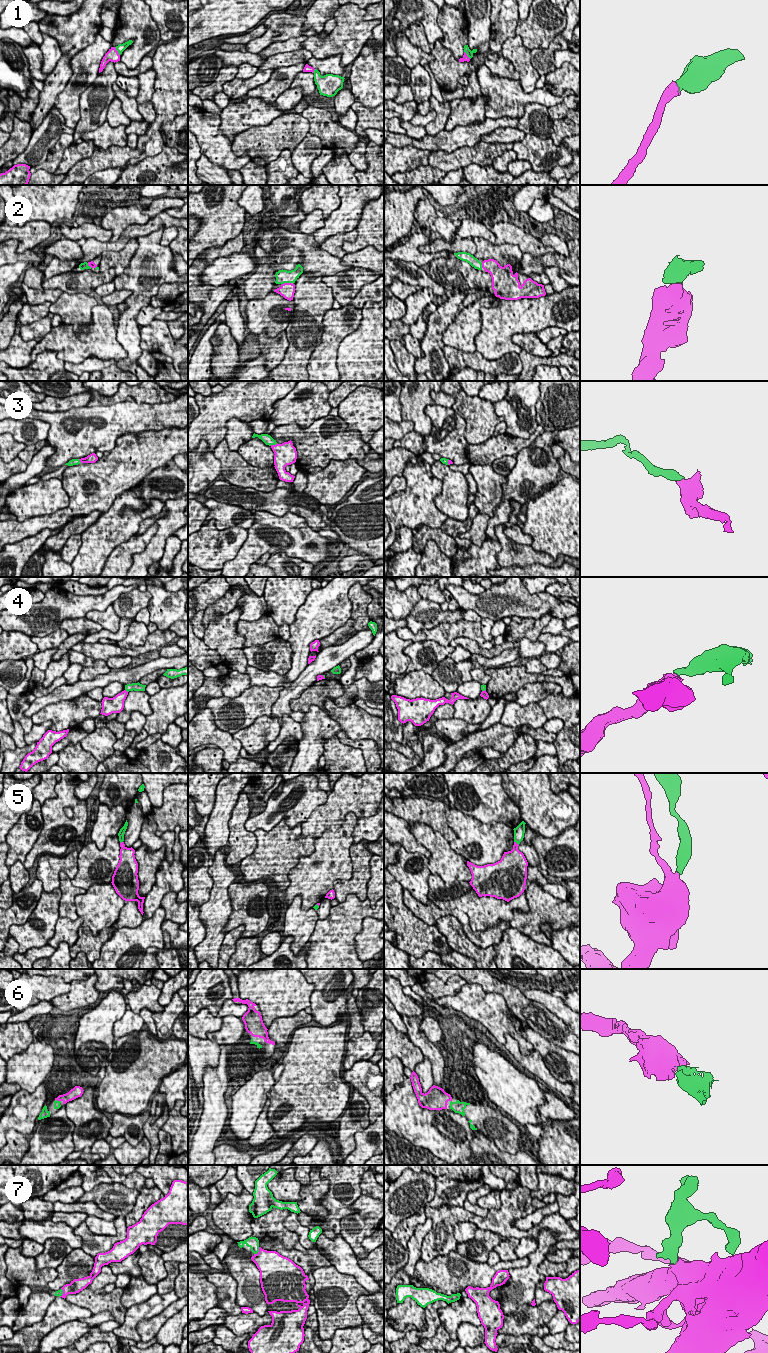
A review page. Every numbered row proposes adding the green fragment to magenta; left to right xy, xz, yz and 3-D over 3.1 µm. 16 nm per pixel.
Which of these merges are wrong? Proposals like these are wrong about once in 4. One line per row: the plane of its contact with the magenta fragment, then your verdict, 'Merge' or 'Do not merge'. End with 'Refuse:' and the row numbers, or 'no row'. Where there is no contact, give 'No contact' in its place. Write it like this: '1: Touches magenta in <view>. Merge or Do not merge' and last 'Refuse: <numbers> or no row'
1: Touches magenta in xy. Merge
2: Touches magenta in xz. Merge
3: Touches magenta in xz. Merge
4: Touches magenta in xy. Do not merge
5: Touches magenta in yz. Merge
6: Touches magenta in xy. Merge
7: Touches magenta in xz. Merge
Refuse: 4

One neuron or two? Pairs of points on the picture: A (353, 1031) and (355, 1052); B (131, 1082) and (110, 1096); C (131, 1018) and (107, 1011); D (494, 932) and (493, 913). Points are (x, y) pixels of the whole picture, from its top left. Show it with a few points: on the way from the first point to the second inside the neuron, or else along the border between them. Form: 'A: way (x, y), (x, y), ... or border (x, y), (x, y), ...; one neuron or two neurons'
A: border (355, 1036), (351, 1038); two neurons
B: way (126, 1087), (115, 1094); one neuron
C: border (128, 1008), (113, 1025), (114, 1037); two neurons
D: border (495, 926), (483, 930), (473, 930), (470, 927); two neurons

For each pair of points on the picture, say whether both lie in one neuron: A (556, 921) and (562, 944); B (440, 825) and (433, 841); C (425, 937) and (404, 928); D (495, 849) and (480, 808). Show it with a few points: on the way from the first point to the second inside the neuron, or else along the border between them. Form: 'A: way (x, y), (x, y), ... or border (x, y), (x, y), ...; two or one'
A: border (569, 926), (553, 929), (544, 923), (540, 929); two
B: border (415, 822), (428, 825), (448, 842); two
C: way (420, 937), (416, 937), (409, 930); one
D: border (463, 814), (483, 823), (503, 822), (508, 826); two

